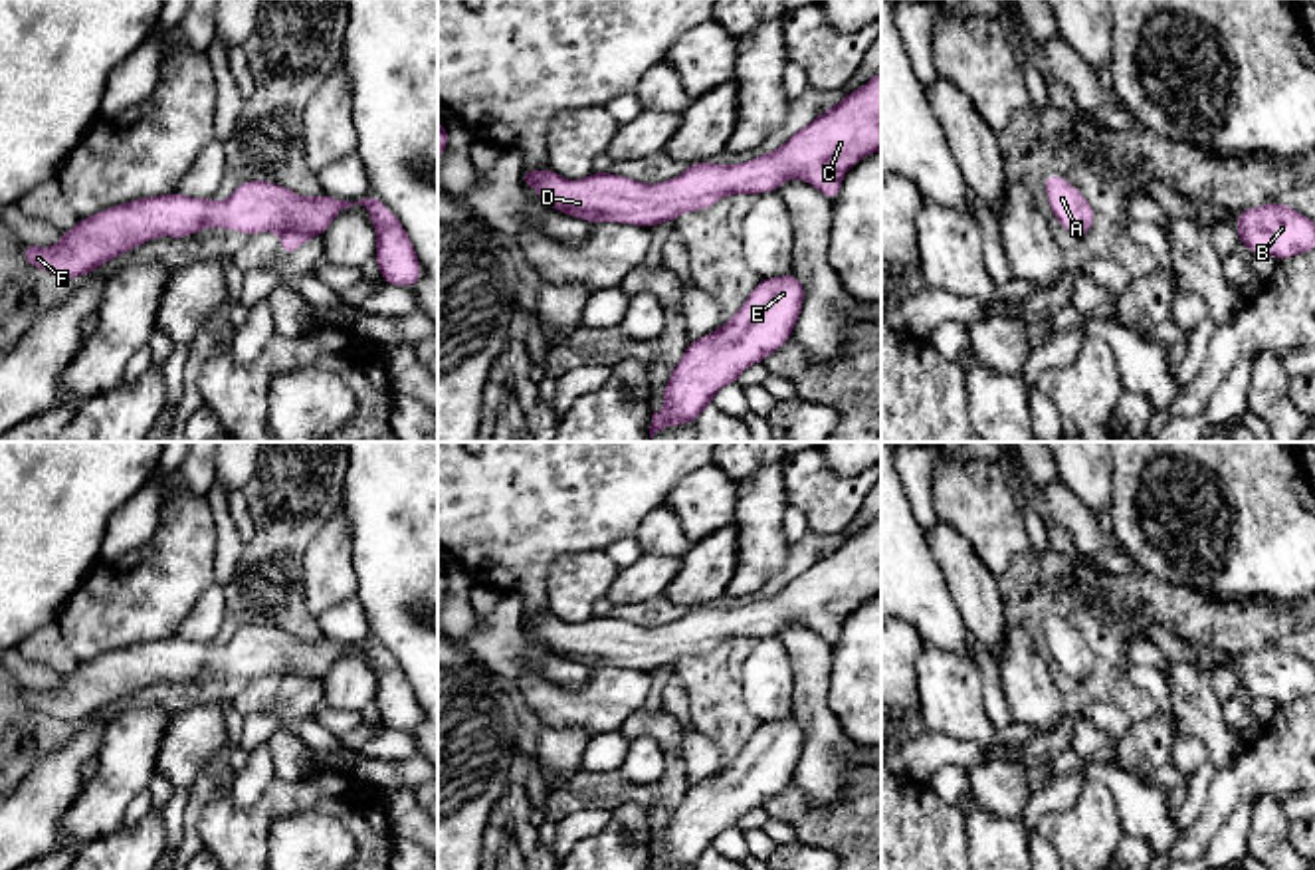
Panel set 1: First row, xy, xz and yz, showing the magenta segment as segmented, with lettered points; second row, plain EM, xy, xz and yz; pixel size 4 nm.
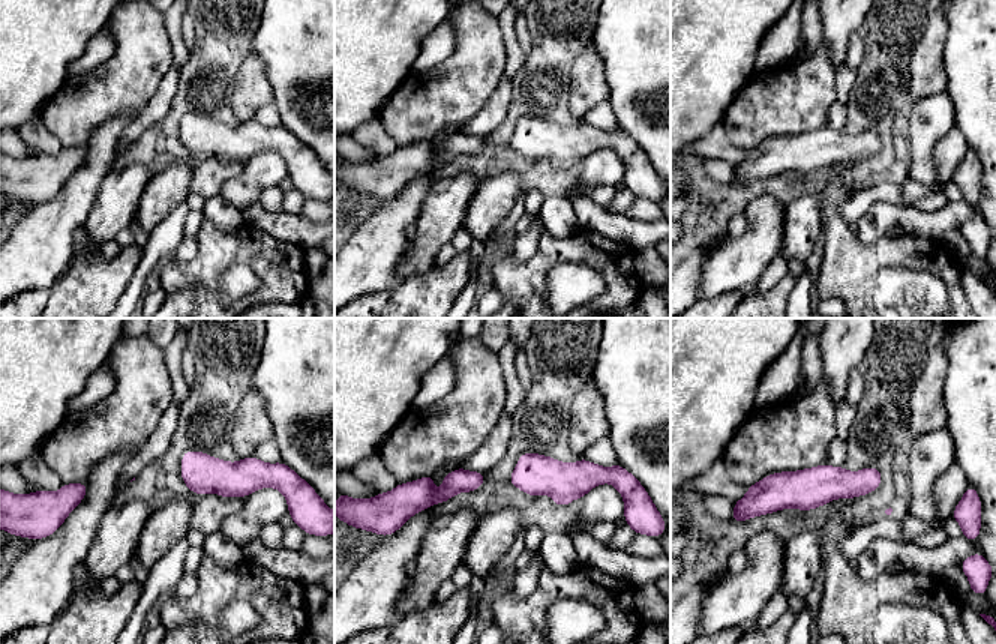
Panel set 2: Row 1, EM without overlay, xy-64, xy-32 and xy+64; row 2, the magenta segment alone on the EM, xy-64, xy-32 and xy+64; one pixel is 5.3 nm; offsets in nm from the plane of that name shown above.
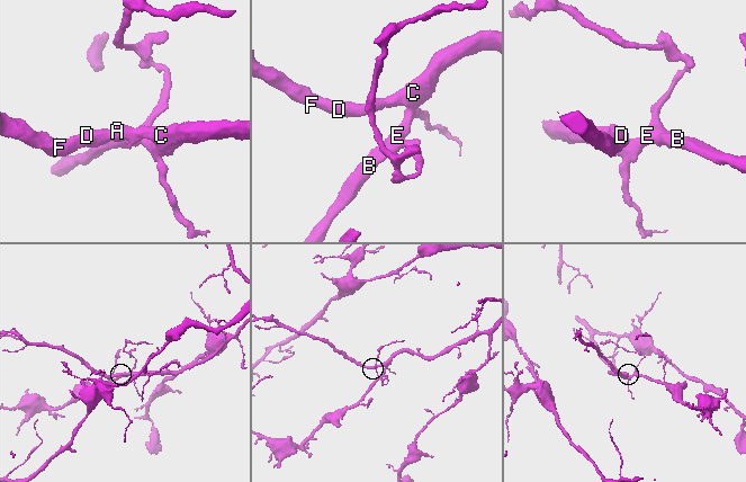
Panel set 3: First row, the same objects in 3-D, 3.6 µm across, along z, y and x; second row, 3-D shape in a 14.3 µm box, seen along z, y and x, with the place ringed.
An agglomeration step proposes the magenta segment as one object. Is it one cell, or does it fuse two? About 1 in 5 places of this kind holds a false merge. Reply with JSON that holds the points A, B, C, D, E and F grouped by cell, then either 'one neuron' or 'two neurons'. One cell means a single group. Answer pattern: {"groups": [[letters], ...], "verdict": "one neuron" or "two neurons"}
{"groups": [["A", "B", "C", "D", "E", "F"]], "verdict": "one neuron"}

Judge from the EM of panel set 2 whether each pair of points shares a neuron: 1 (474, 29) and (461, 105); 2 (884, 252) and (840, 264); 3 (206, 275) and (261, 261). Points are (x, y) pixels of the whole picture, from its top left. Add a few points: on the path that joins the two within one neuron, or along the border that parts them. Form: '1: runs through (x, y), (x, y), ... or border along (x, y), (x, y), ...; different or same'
1: runs through (474, 48), (474, 69), (461, 86); same
2: runs through (873, 258), (860, 264), (851, 264); same
3: runs through (219, 261), (225, 255), (248, 255); same

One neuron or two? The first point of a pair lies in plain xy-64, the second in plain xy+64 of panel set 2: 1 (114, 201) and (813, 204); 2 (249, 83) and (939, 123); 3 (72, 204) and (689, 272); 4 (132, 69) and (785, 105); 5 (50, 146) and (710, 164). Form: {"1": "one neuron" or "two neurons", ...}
{"1": "two neurons", "2": "two neurons", "3": "one neuron", "4": "one neuron", "5": "two neurons"}

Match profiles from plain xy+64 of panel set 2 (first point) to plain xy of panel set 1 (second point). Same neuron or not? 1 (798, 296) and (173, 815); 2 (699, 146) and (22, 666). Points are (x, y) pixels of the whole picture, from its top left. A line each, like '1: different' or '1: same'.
1: same
2: different

